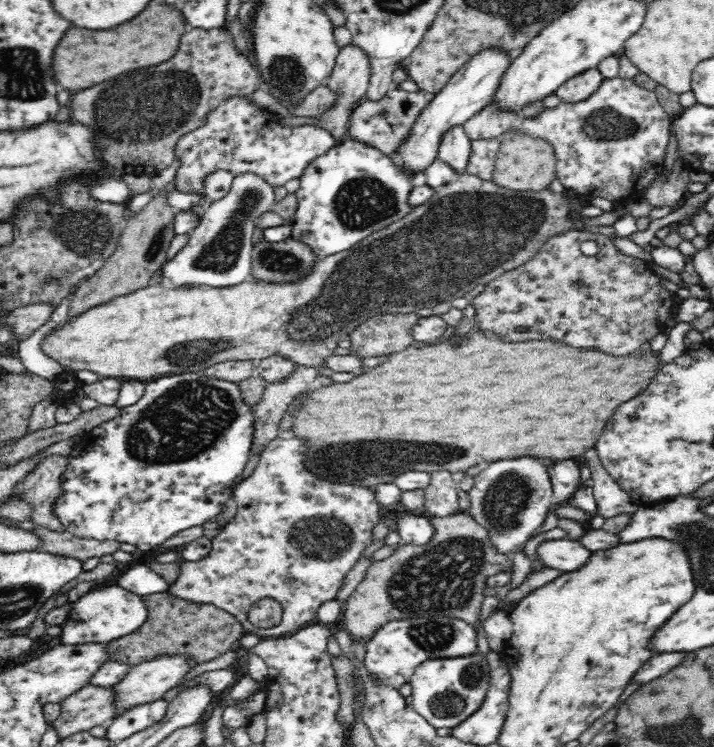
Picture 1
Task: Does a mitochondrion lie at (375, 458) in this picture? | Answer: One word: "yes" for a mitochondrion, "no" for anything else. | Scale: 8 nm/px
yes

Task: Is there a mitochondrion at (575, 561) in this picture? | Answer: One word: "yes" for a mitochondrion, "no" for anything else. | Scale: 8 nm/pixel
no

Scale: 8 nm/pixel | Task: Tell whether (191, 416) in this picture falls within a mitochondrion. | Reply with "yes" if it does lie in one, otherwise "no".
yes

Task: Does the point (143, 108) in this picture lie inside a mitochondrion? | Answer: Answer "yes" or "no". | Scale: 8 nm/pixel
yes

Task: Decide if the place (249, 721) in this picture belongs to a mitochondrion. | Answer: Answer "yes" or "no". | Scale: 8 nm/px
no

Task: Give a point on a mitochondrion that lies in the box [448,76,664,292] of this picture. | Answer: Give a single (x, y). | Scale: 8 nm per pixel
(605, 125)

